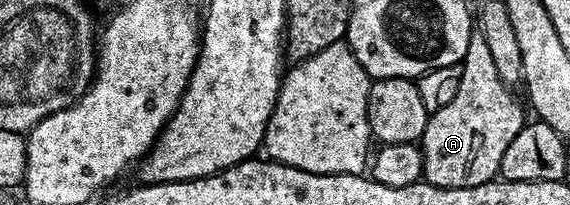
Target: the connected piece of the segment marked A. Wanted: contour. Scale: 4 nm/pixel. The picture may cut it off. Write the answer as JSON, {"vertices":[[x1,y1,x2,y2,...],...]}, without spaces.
{"vertices":[[480,32,471,33,468,52,460,65,462,75,456,96,452,96,448,104,427,117,420,139,424,156,423,179,440,188,472,188,495,181,499,177,500,160,504,160,504,148,508,148,508,144,516,140,516,132,520,132,524,125,522,106,514,95,515,91,500,80,500,72,496,72,496,64,492,61,488,43]]}

